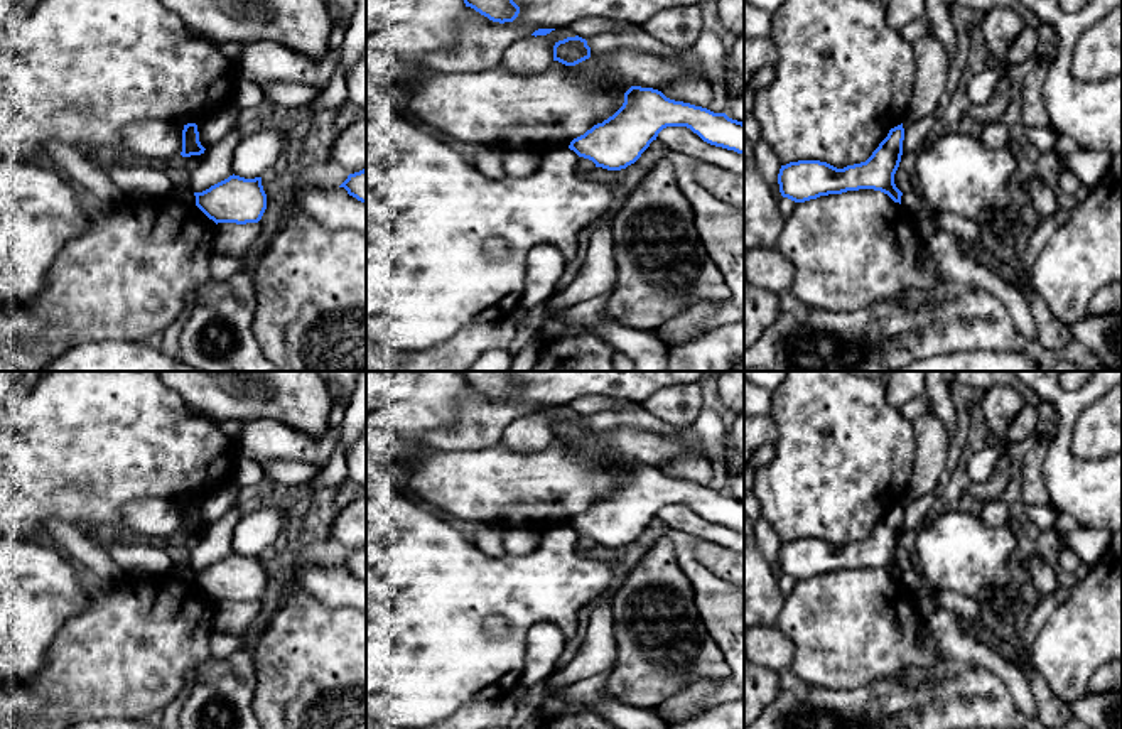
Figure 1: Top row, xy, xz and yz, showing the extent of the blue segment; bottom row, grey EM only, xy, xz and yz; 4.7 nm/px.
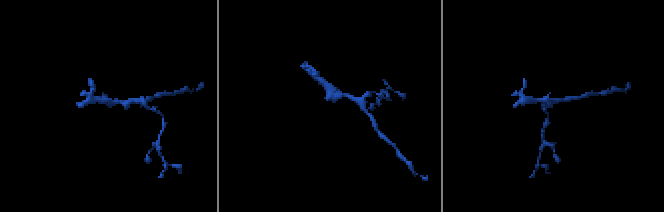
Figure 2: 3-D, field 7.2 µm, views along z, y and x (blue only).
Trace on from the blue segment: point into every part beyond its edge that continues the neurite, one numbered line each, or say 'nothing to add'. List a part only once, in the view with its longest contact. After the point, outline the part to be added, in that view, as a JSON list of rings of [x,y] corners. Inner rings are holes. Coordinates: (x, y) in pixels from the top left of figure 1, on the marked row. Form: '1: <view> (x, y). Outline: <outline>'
nothing to add

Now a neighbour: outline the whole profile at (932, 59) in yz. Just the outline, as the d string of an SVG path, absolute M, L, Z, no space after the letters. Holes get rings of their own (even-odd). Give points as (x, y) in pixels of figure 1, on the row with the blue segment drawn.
M930 25L928 34L913 42L913 49L916 62L914 88L908 103L904 123L911 123L928 115L933 115L941 94L947 89L948 69L950 69L948 52L945 46L931 34Z

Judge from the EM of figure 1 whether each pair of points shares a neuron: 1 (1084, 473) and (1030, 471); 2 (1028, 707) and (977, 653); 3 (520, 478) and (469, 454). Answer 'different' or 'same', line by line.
1: different
2: same
3: same

